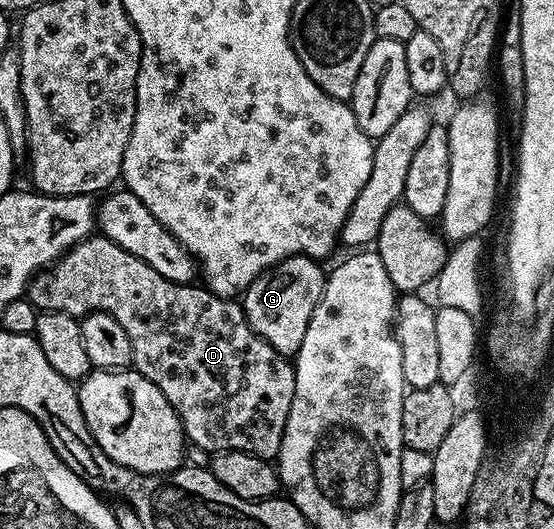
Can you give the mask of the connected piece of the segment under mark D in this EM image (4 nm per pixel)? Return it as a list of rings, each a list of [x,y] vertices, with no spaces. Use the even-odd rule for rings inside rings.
[[[95,233],[90,237],[81,240],[75,247],[70,247],[63,254],[63,258],[57,263],[52,263],[49,267],[44,267],[42,271],[36,271],[35,276],[31,278],[31,282],[27,285],[25,297],[35,306],[36,312],[41,311],[60,311],[61,313],[69,313],[76,317],[84,315],[92,315],[95,311],[104,311],[113,317],[117,317],[121,329],[125,329],[126,335],[129,337],[129,345],[133,345],[133,367],[134,370],[142,373],[146,379],[153,381],[161,389],[161,393],[169,401],[169,405],[173,405],[173,409],[179,414],[179,420],[183,426],[183,434],[188,440],[191,439],[206,453],[218,453],[220,451],[240,451],[241,453],[249,453],[256,455],[268,461],[274,460],[279,453],[279,446],[283,440],[285,433],[285,421],[289,417],[289,409],[293,405],[293,393],[295,392],[295,368],[284,356],[277,353],[277,349],[273,349],[273,345],[269,345],[269,341],[265,341],[255,330],[249,325],[249,321],[245,317],[242,306],[234,298],[214,295],[213,292],[207,290],[206,286],[199,285],[195,287],[191,283],[174,283],[165,277],[161,277],[161,273],[157,273],[157,269],[153,269],[149,265],[145,265],[145,261],[141,261],[137,257],[133,257],[133,253],[125,253],[125,249],[121,249],[113,241],[104,239],[102,234]],[[159,323],[179,323],[179,328],[172,333],[171,339],[167,339],[163,343],[163,356],[159,359]]]

